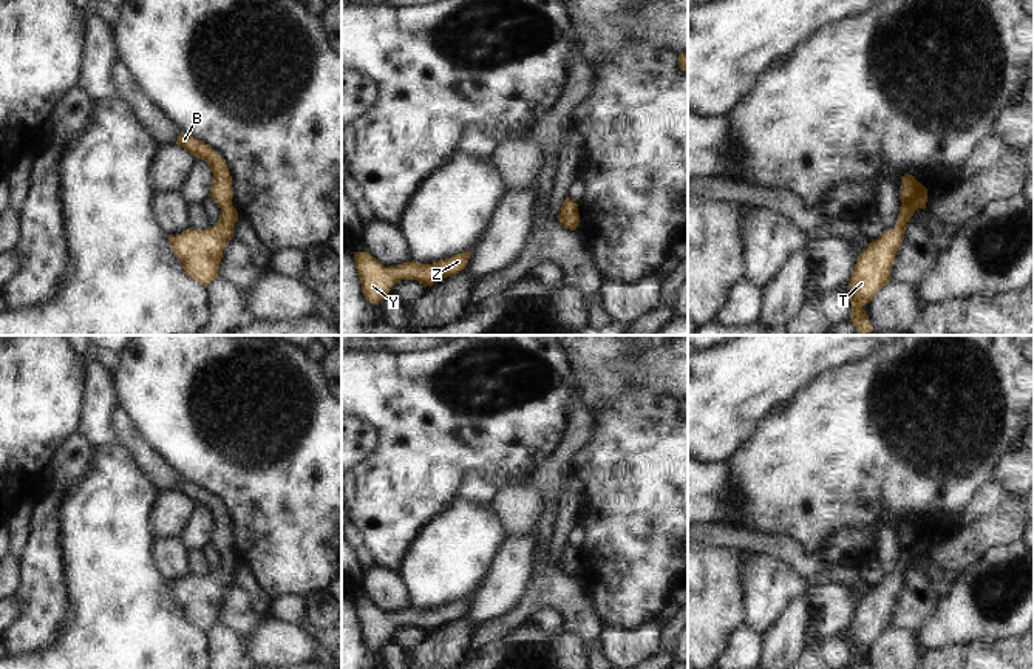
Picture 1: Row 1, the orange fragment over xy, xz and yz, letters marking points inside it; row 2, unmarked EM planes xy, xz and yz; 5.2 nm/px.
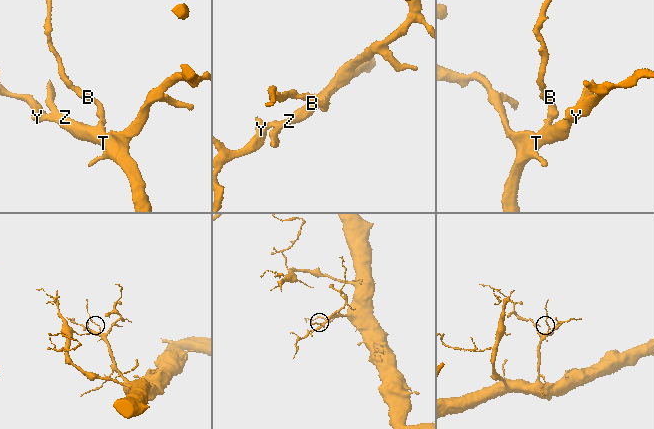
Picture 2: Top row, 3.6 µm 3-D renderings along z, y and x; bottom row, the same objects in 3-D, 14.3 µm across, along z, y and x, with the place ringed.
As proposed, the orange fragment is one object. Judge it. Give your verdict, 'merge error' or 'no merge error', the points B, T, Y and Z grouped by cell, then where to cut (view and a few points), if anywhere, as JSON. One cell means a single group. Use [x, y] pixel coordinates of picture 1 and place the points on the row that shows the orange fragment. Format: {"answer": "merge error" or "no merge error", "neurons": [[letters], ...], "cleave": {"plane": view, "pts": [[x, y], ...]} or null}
{"answer": "no merge error", "neurons": [["B", "T", "Y", "Z"]], "cleave": null}

